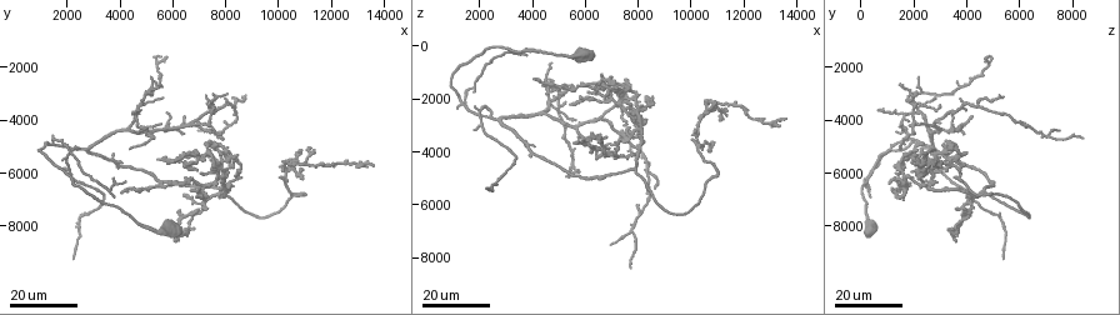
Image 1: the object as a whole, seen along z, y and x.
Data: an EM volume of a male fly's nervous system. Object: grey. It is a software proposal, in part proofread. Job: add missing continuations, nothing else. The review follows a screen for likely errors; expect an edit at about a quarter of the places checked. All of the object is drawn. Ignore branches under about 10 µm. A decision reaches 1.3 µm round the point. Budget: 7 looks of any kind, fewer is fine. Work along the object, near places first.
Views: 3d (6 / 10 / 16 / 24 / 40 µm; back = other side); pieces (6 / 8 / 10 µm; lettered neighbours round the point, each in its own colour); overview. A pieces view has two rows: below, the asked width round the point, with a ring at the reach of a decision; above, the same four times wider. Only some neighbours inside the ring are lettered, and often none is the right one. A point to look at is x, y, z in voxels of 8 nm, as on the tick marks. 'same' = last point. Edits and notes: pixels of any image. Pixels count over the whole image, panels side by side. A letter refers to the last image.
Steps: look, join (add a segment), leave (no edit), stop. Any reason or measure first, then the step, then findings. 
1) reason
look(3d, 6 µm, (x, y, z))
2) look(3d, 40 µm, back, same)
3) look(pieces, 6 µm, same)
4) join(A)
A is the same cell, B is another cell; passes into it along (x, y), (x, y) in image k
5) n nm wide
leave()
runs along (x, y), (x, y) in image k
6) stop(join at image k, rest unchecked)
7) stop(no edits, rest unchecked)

an open end
look(3d, 24 µm, (13700, 5800, 2800))

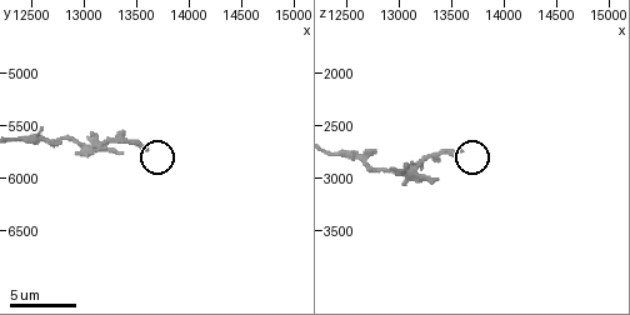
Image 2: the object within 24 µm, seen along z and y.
look(3d, 6 µm, (13580, 5700, 2760))

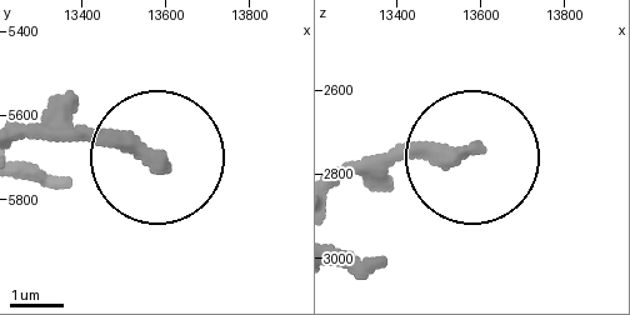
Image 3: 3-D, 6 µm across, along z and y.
see the neighbours
look(pieces, 8 µm, (13595, 5720, 2740))

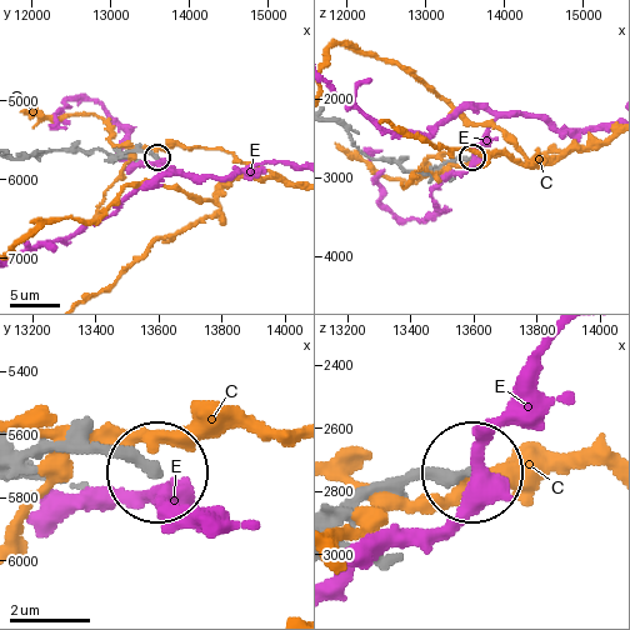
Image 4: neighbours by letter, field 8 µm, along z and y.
250 nm wide
leave()
C and E are other cells; runs along (20, 156), (94, 149), (114, 156), (134, 151), (155, 155) in image 4; no lettered segment goes on from it

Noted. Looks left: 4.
an open end
look(3d, 16 µm, (6400, 3800, 4200))

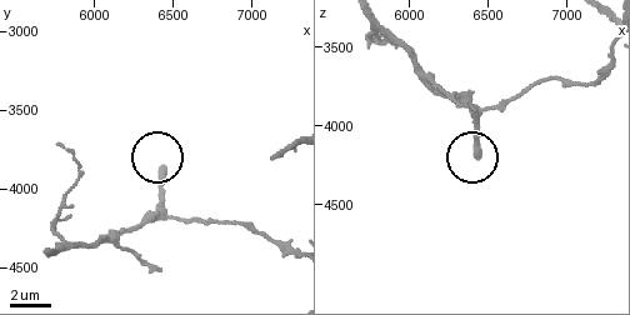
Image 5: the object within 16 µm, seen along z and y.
look(pieces, 6 µm, (6440, 3880, 4180))

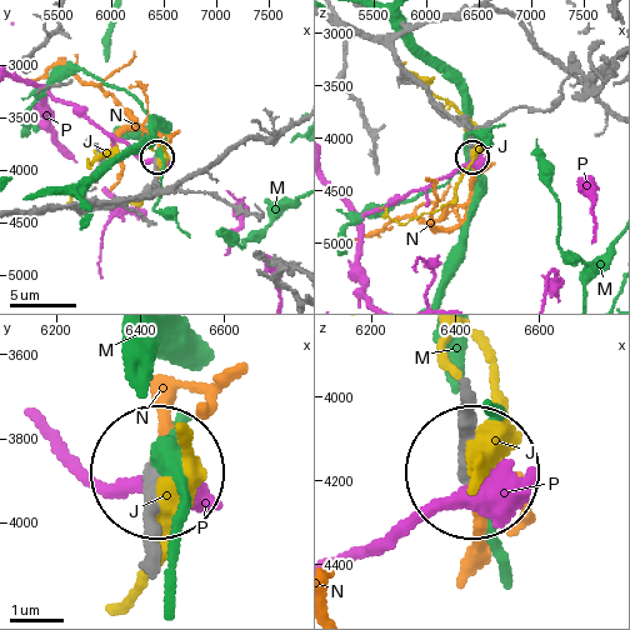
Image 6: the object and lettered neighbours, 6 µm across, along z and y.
join(N)
N is the same cell, J, M and P are other cells; passes into it along (149, 541), (163, 421) in image 6; it goes on there

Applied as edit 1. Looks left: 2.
branch stops here
look(3d, 16 µm, (5500, 2700, 1500))

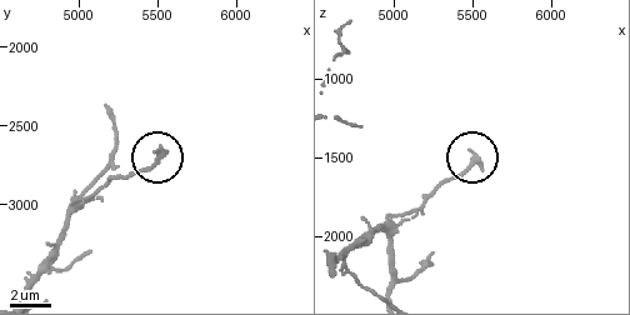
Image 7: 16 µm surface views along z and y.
look(pieces, 6 µm, (5500, 2620, 1500))

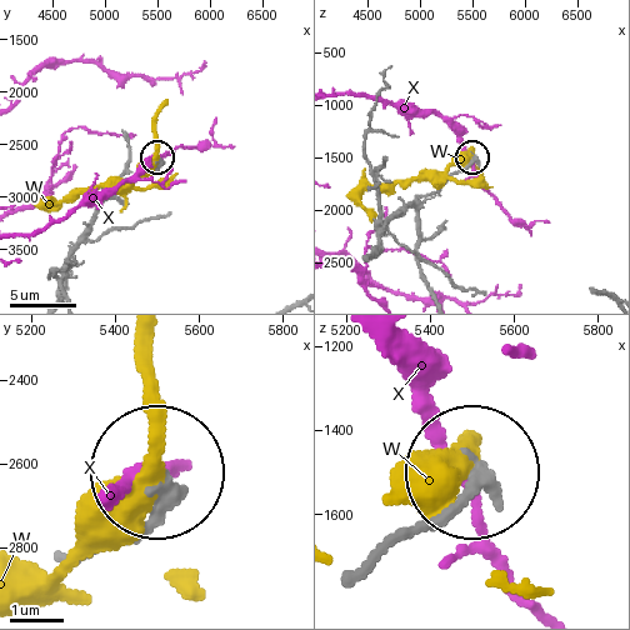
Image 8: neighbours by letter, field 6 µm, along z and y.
leave()
W and X are other cells; runs along (429, 528), (469, 474) in image 8; no lettered segment goes on from it

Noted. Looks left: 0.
stop(join at image 6, rest unchecked)

